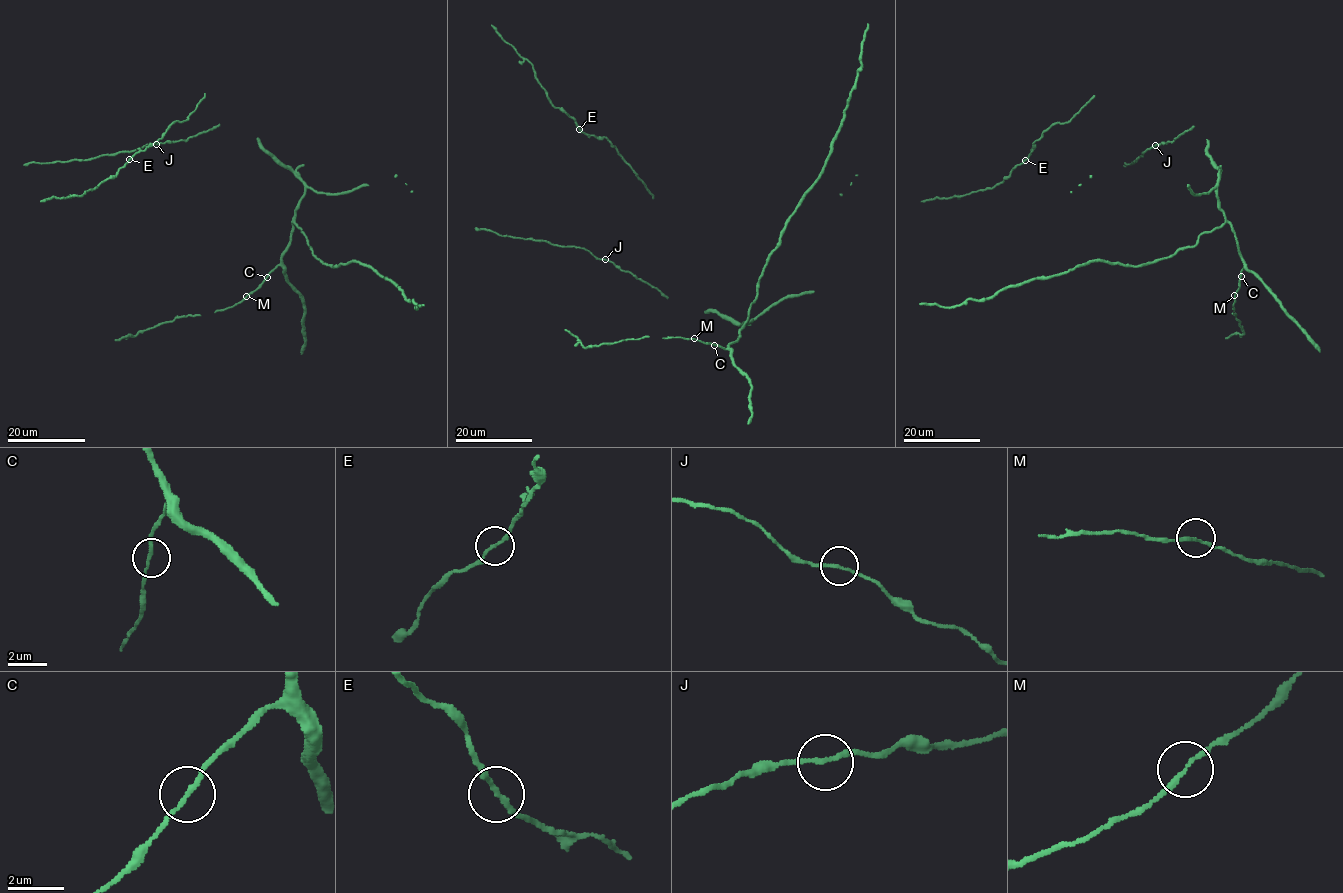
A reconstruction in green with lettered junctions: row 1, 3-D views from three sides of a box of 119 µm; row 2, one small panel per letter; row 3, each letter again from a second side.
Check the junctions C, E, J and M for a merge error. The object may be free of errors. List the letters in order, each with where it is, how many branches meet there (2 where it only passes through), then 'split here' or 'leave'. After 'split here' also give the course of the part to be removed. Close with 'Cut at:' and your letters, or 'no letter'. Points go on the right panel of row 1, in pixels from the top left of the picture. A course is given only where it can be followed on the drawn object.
C: (1241, 276) | 2 | leave
E: (1025, 160) | 2 | leave
J: (1155, 145) | 2 | leave
M: (1234, 295) | 2 | leave
Cut at: no letter

